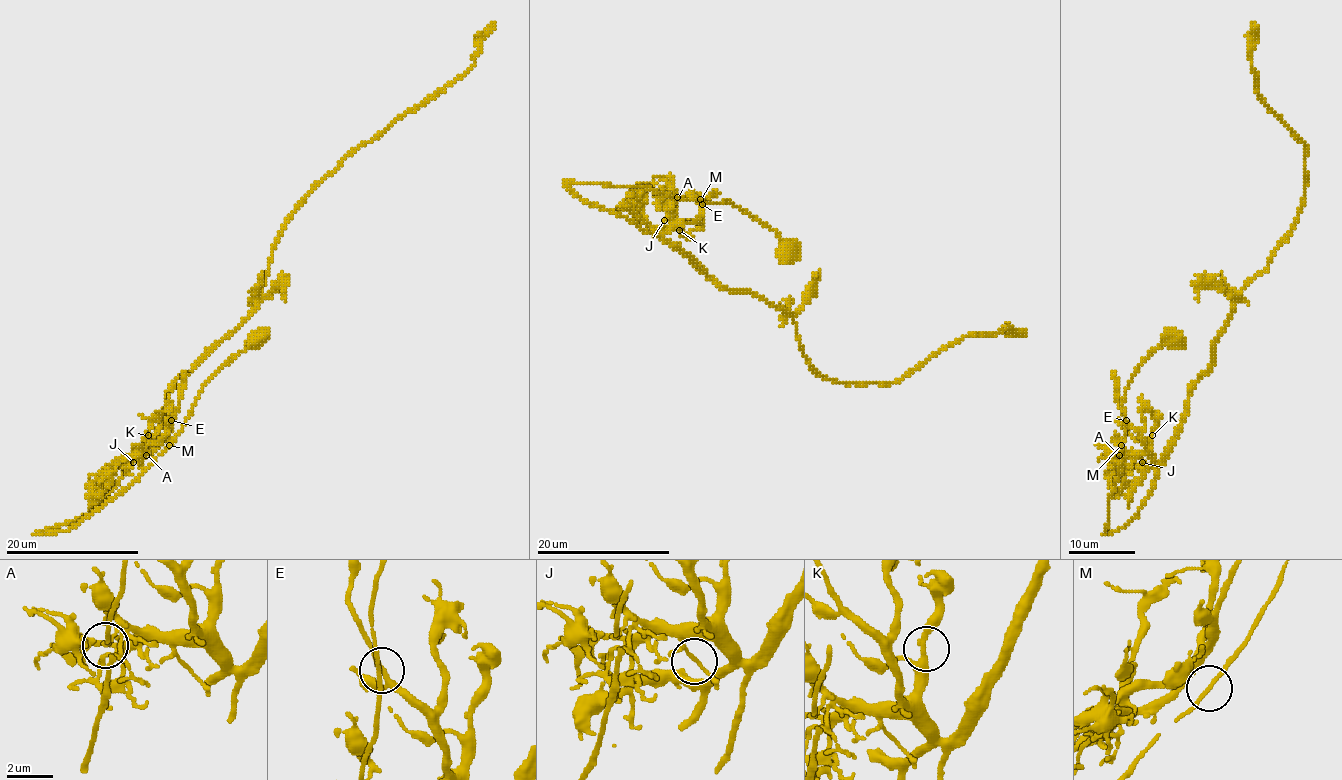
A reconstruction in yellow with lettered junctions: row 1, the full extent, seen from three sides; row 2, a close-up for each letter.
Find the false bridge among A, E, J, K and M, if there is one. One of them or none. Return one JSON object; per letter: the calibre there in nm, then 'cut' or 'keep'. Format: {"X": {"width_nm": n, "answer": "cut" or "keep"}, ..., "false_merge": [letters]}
{"A": {"width_nm": 110, "answer": "keep"}, "E": {"width_nm": 200, "answer": "keep"}, "J": {"width_nm": 130, "answer": "keep"}, "K": {"width_nm": 240, "answer": "keep"}, "M": {"width_nm": 140, "answer": "keep"}, "false_merge": []}

